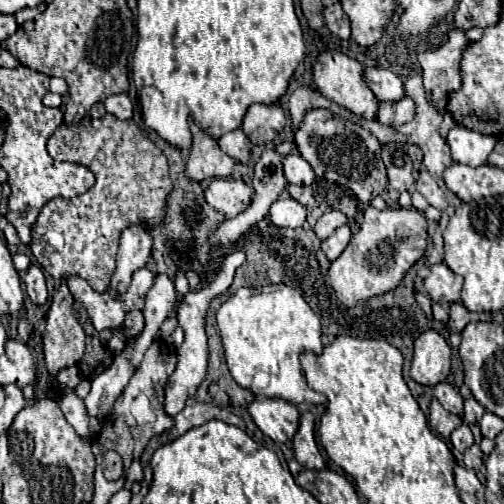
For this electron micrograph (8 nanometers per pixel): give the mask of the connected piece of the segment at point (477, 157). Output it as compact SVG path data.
M453 126L447 136L453 162L467 166L481 166L493 152L497 140L491 136L475 134L473 130L463 130L463 126Z

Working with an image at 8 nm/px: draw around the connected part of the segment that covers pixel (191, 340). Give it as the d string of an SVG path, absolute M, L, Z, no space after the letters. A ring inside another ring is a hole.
M243 248L231 252L231 254L225 258L225 264L223 264L223 268L221 268L217 280L215 280L211 286L203 288L203 290L187 292L187 294L183 296L181 304L177 306L177 320L179 320L179 326L185 330L185 342L183 342L183 344L179 346L179 350L177 350L177 368L175 368L175 372L169 376L167 386L165 386L165 402L163 402L163 408L165 408L165 414L171 416L171 418L177 416L177 414L183 410L185 400L195 394L197 386L199 386L201 380L205 378L205 372L207 372L207 336L205 336L205 314L207 314L207 306L209 306L209 302L211 302L215 296L223 294L223 292L231 286L233 274L235 274L235 270L243 264L243 260L245 260Z

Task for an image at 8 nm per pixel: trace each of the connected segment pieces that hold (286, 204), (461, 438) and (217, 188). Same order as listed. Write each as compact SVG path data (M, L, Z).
M287 198L287 200L275 200L267 214L269 222L279 228L299 228L305 224L305 210L299 206L299 202Z
M461 424L459 428L455 428L455 430L451 432L449 440L451 440L451 444L453 444L459 452L465 452L465 450L473 444L473 434L471 434L471 430L469 430L467 424Z
M213 178L203 198L209 206L221 212L225 218L233 218L243 212L251 202L251 188L243 180L233 178Z

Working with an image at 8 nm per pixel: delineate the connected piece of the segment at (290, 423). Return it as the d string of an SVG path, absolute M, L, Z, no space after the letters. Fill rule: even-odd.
M255 398L247 410L257 428L275 442L291 440L299 426L297 406L281 398Z

